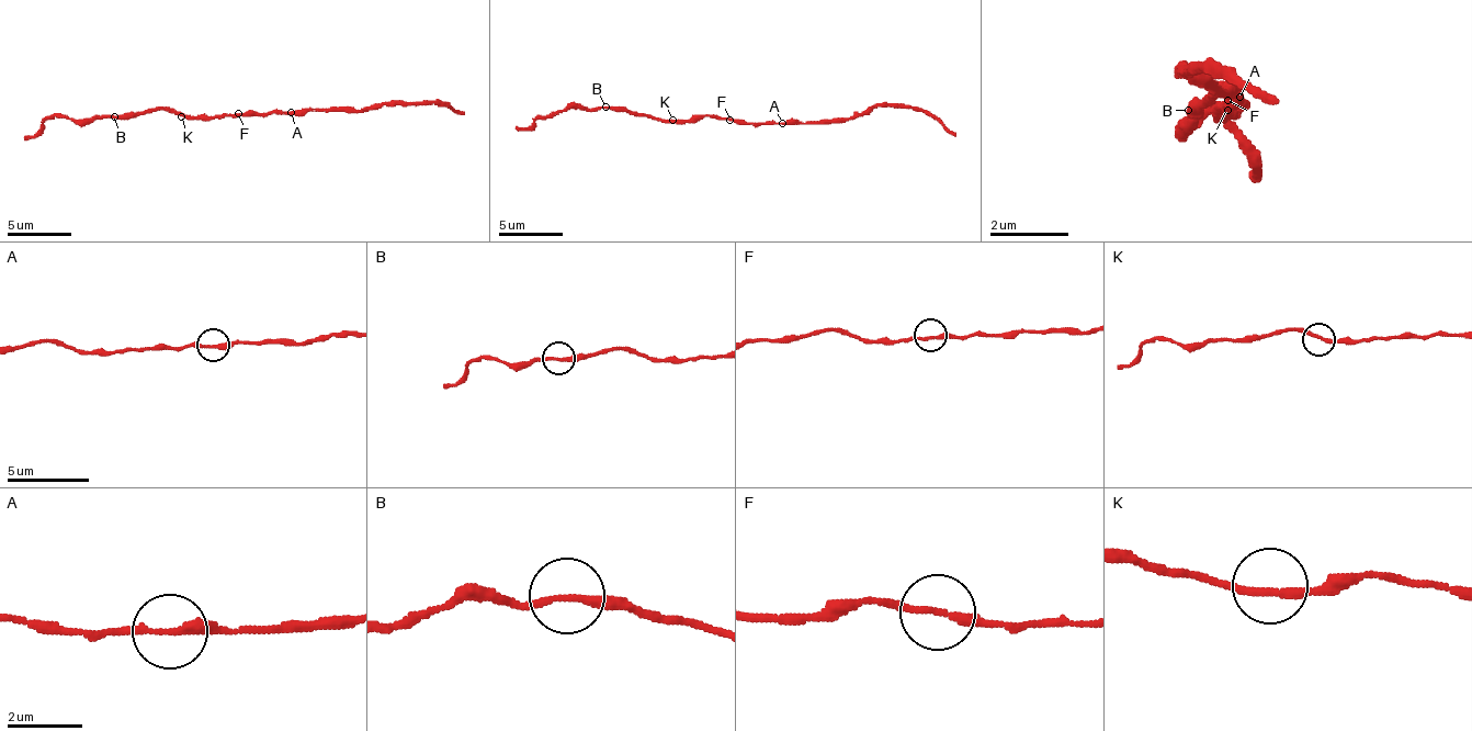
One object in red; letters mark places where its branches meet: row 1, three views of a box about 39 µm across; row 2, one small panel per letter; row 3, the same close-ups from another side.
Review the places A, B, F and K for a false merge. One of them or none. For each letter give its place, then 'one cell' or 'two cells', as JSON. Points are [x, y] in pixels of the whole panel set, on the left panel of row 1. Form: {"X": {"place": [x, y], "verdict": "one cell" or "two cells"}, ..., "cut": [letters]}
{"A": {"place": [291, 112], "verdict": "one cell"}, "B": {"place": [114, 116], "verdict": "one cell"}, "F": {"place": [238, 113], "verdict": "one cell"}, "K": {"place": [181, 116], "verdict": "one cell"}, "cut": []}

